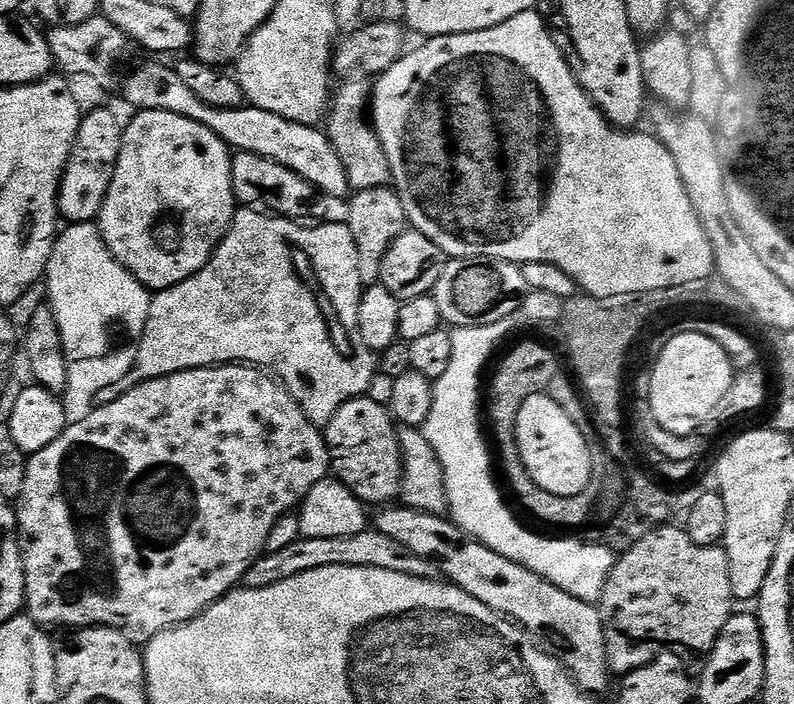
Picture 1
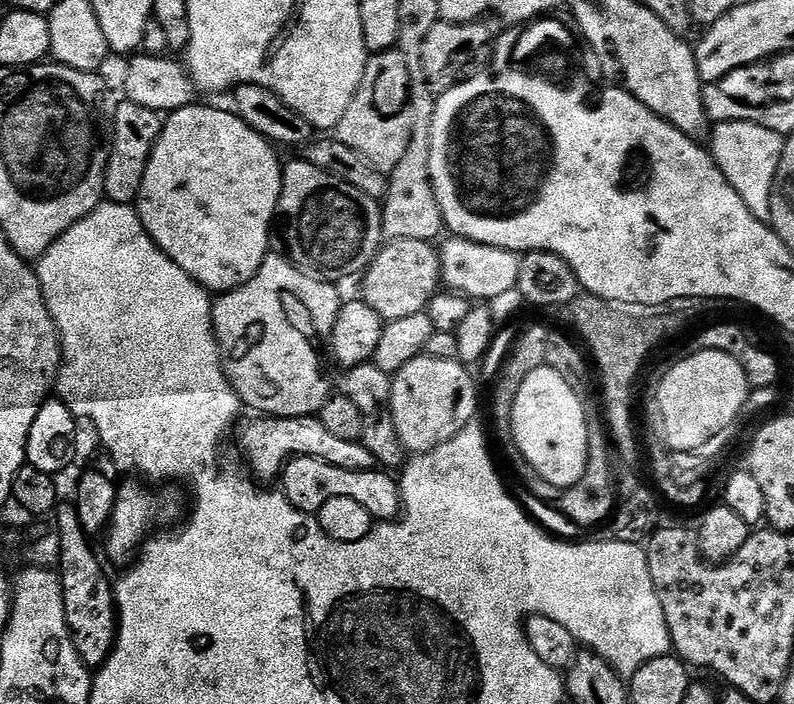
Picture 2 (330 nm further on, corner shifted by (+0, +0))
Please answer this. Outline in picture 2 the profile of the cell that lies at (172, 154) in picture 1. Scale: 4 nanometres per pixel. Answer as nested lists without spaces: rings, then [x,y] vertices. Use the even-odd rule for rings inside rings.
[[[193,102],[164,120],[164,128],[144,167],[134,207],[150,239],[209,293],[223,294],[242,287],[270,255],[268,231],[274,228],[282,175],[282,160],[275,151],[266,137],[229,109],[227,112]]]

